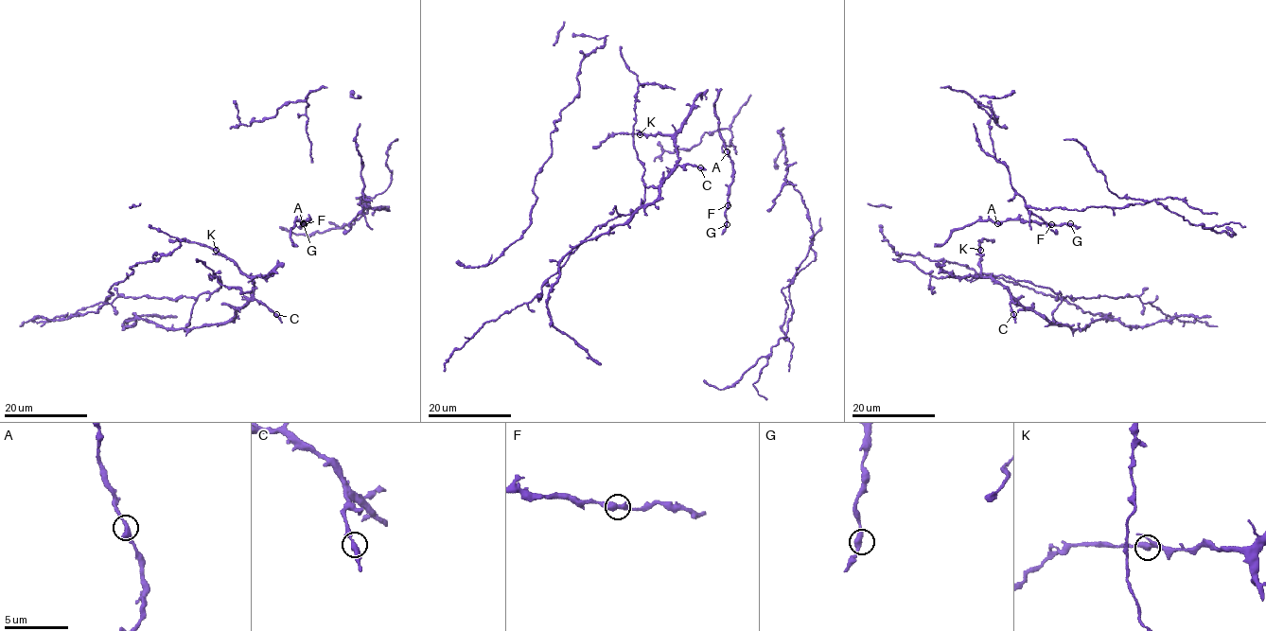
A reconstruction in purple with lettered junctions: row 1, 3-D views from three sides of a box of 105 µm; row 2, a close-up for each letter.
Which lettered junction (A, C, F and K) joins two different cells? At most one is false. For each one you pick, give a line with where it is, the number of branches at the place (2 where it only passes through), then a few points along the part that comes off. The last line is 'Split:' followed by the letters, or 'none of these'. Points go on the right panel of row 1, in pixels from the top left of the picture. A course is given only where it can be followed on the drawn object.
Split: none of these

